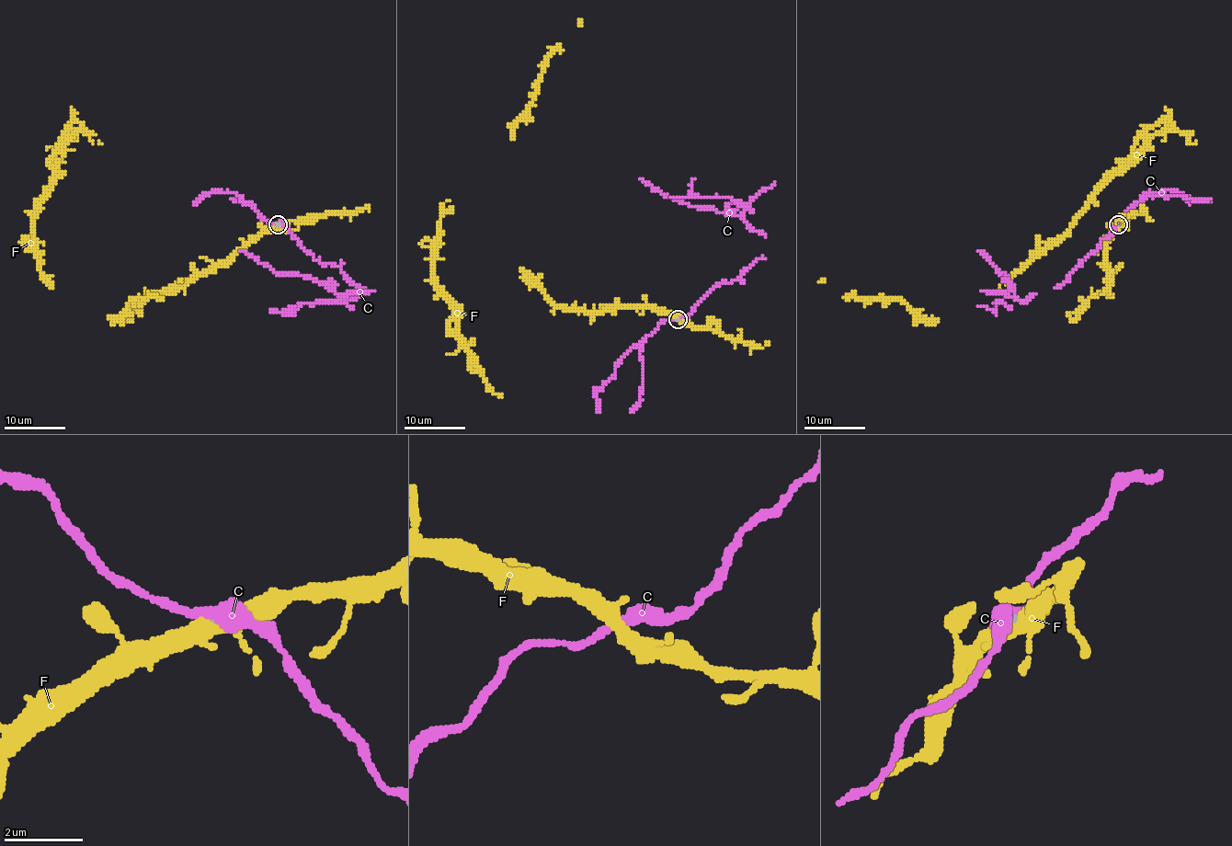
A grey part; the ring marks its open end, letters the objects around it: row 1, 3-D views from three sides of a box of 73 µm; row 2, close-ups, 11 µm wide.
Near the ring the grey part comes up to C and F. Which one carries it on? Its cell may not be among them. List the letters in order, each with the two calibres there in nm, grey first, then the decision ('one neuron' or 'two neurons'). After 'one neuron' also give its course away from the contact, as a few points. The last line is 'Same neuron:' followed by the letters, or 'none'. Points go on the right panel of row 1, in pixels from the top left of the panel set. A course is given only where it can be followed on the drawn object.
C: calibres 80 and 320 nm; two neurons
F: calibres 80 and 380 nm; two neurons
Same neuron: none

